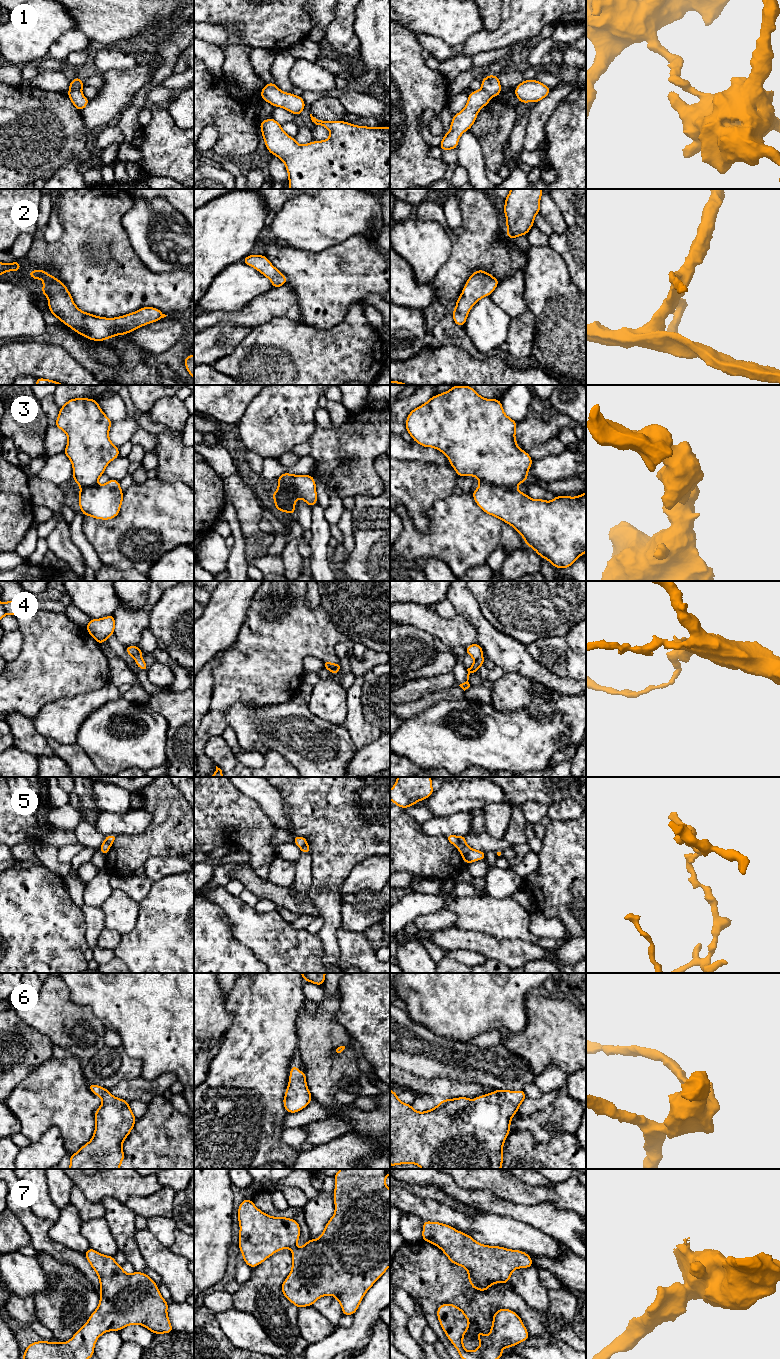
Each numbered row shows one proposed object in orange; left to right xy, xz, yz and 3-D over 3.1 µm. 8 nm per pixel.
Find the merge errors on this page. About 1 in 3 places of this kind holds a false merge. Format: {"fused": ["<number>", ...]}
{"fused": ["1", "3", "4", "5"]}

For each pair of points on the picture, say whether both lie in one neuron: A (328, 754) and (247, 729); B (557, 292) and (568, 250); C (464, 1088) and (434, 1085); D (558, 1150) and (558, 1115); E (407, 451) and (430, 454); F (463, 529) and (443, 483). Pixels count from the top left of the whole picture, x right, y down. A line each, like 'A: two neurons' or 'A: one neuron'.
A: one neuron
B: two neurons
C: one neuron
D: two neurons
E: one neuron
F: two neurons

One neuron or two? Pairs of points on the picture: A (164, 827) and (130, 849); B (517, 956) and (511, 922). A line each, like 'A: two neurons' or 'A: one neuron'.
A: one neuron
B: two neurons

